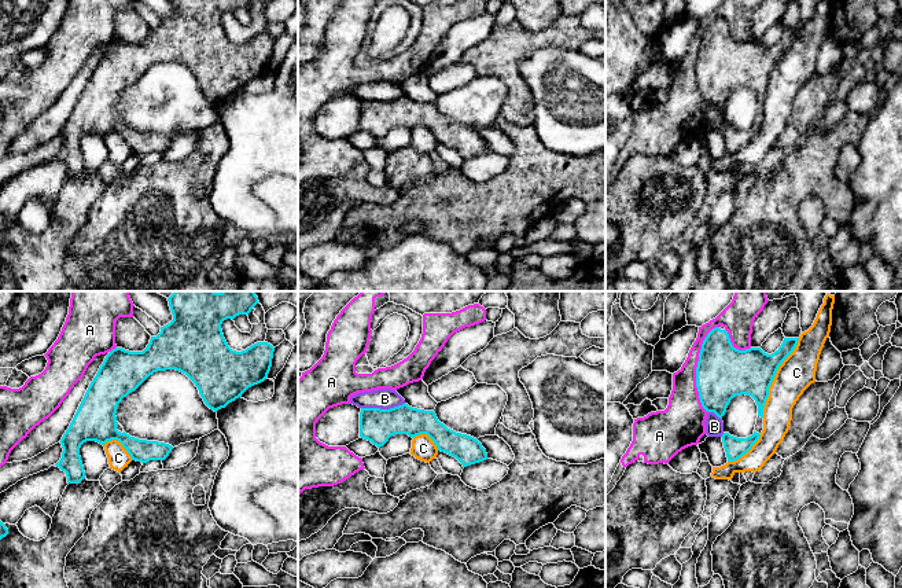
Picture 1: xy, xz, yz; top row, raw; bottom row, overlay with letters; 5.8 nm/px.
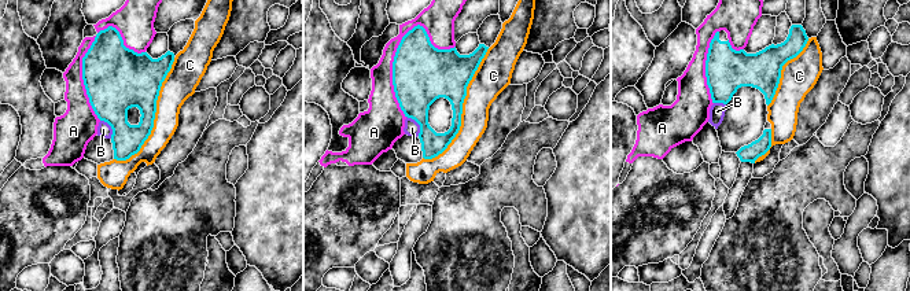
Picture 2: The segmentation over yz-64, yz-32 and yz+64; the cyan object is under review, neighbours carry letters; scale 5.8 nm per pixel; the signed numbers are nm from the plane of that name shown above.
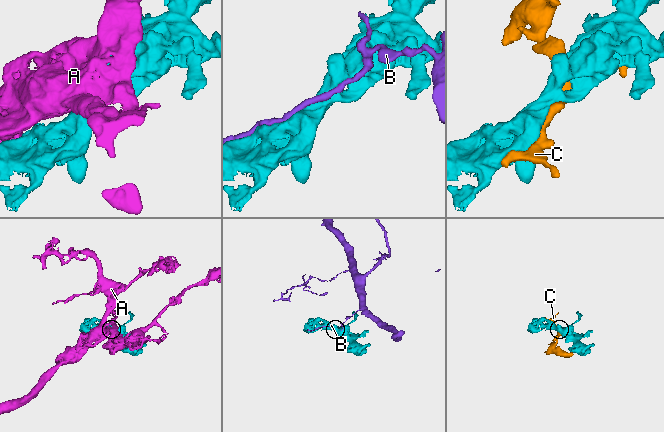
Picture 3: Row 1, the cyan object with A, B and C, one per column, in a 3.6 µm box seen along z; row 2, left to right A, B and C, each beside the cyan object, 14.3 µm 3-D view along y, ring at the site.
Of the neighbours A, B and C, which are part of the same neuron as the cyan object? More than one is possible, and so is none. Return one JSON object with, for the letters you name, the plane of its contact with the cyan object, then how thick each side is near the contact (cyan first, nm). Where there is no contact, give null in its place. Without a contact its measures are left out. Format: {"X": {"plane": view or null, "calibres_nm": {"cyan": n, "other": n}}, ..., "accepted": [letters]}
{"accepted": []}

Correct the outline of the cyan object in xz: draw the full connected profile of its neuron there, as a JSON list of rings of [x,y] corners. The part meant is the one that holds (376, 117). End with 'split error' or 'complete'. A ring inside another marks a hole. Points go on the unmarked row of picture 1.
[[[408,96],[390,102],[361,100],[361,131],[380,140],[394,126],[408,126],[412,131],[427,126],[438,143],[456,150],[463,159],[487,151],[486,142],[476,131],[448,121],[434,103],[412,100]]]; complete

